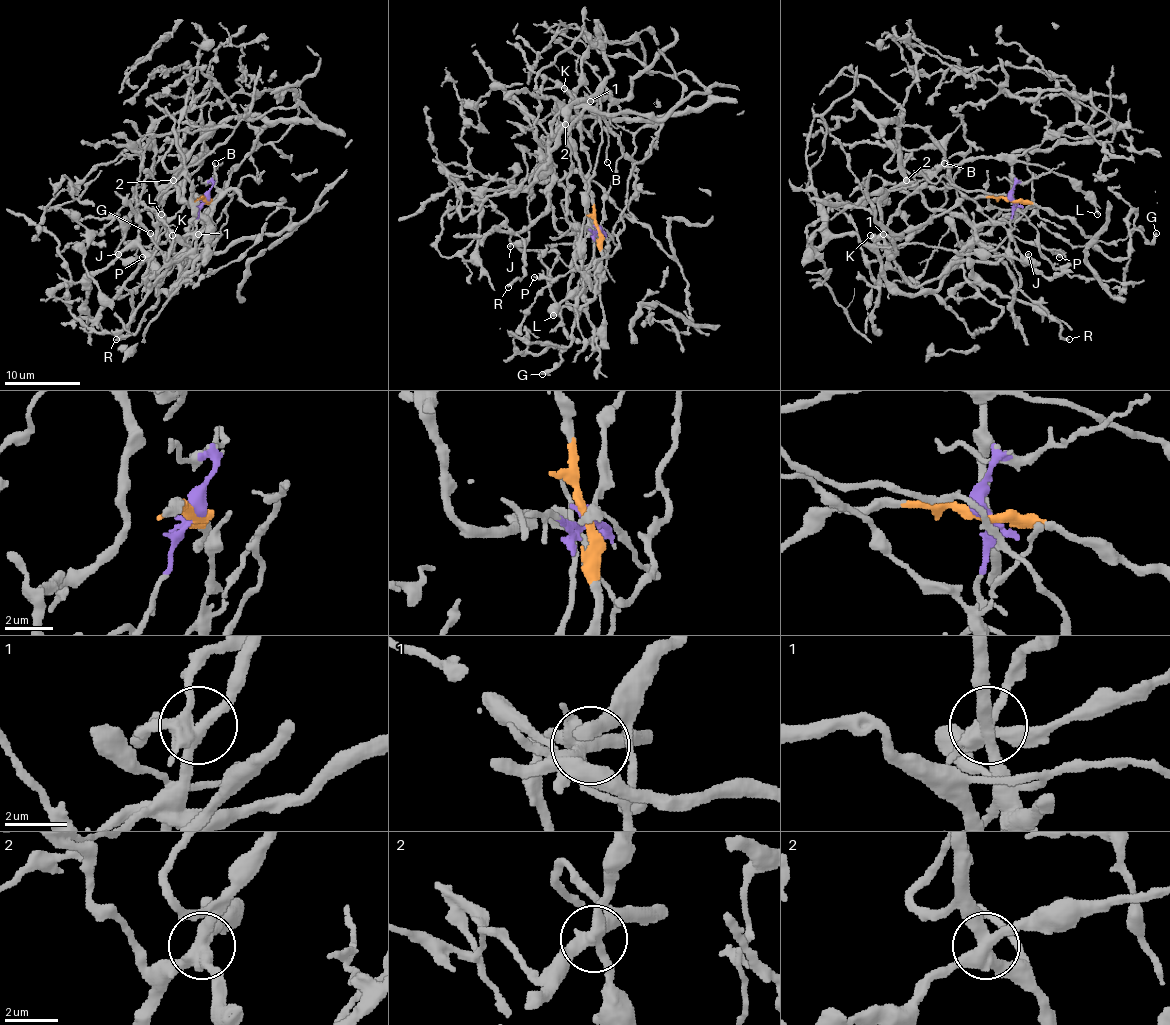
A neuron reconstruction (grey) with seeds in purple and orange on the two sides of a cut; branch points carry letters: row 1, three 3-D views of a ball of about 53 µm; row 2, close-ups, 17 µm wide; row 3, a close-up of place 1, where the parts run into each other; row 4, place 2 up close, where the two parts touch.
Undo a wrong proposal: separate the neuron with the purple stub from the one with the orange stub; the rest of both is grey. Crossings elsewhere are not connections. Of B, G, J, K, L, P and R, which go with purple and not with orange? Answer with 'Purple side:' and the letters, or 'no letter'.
Purple side: B, J, K, L, P

